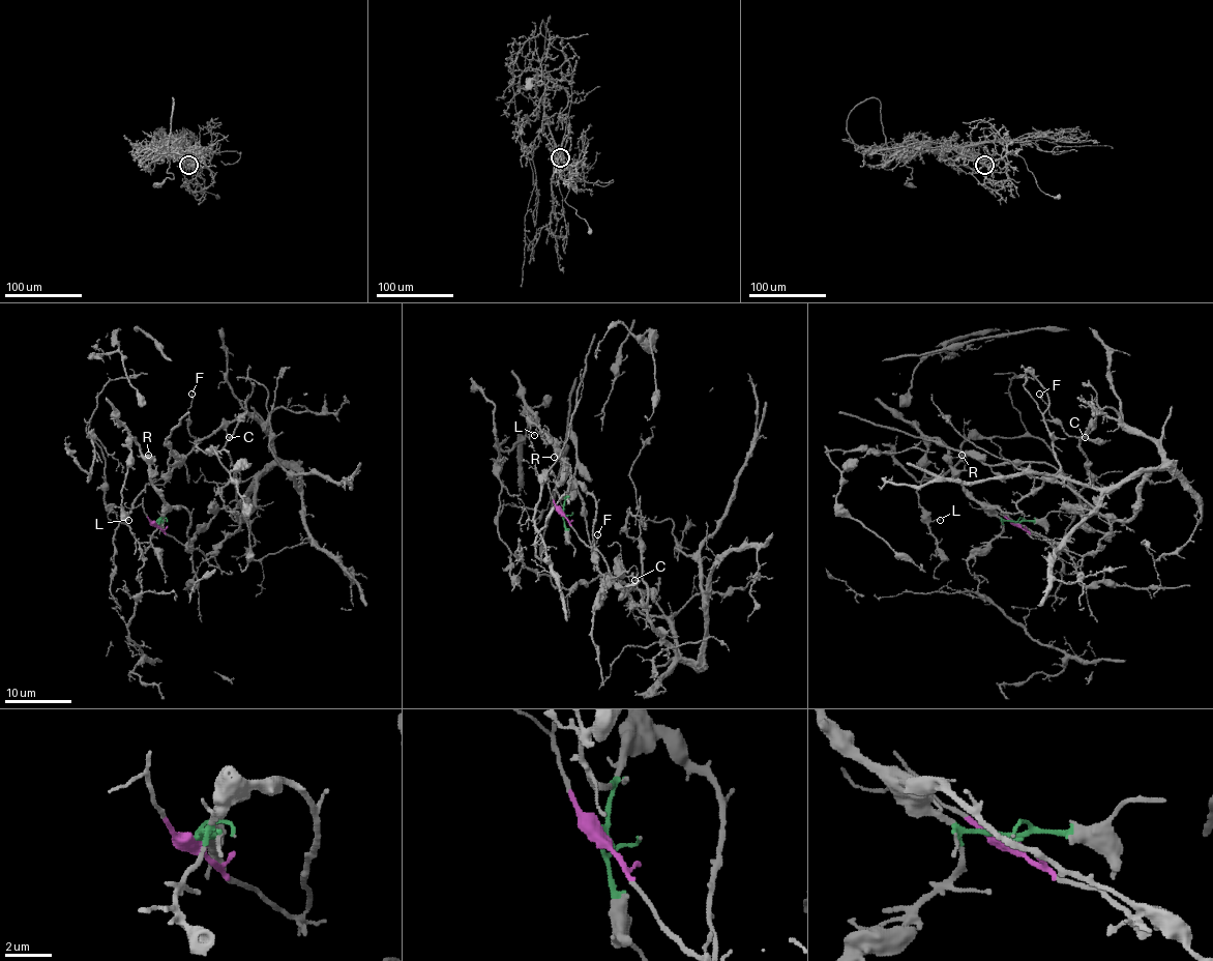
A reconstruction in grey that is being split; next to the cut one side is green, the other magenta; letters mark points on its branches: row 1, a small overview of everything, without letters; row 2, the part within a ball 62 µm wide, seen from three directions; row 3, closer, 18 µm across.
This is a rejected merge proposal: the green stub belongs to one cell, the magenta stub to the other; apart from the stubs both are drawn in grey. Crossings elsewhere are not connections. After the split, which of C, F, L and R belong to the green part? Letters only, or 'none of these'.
L, R

